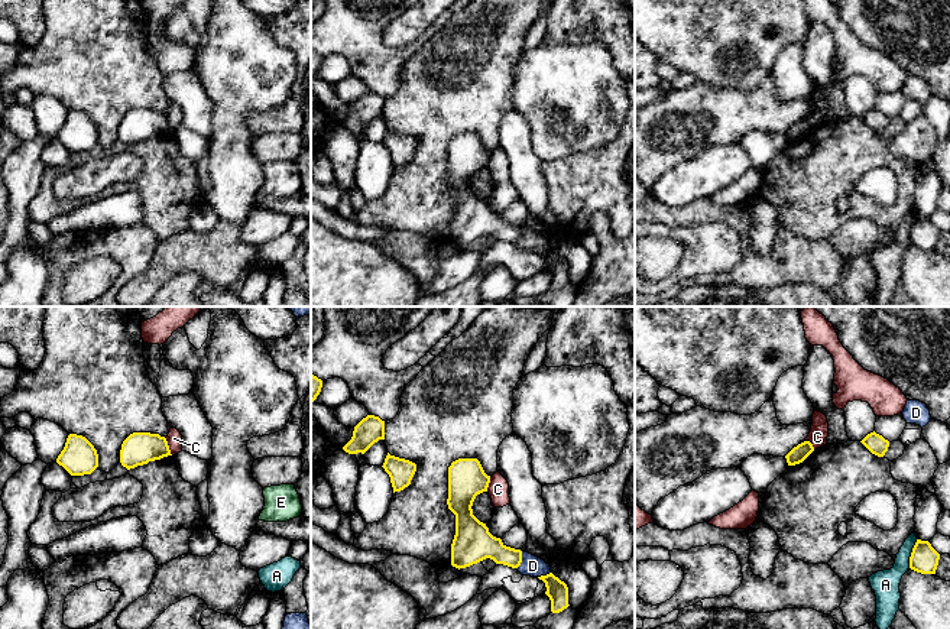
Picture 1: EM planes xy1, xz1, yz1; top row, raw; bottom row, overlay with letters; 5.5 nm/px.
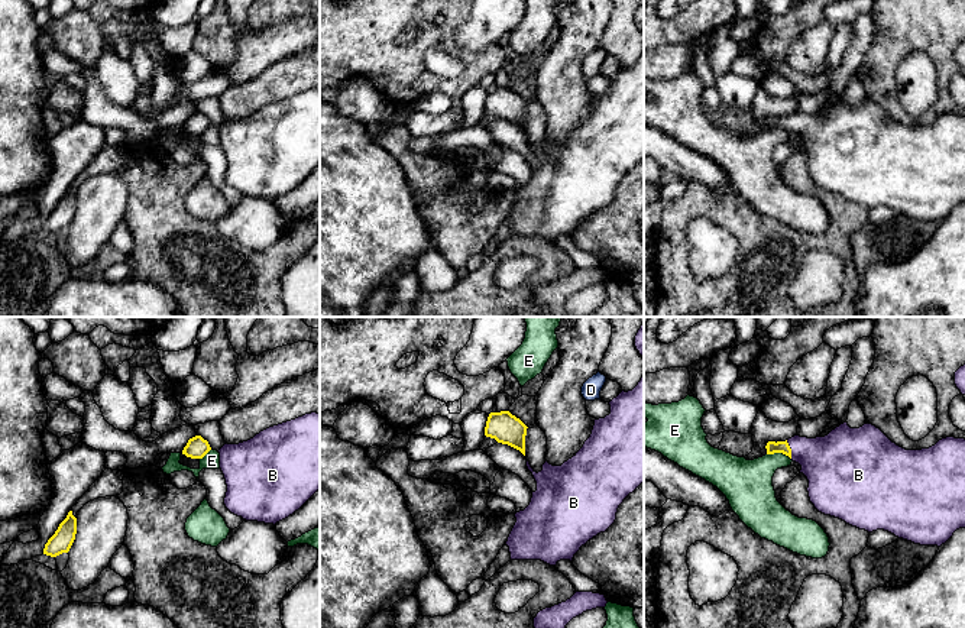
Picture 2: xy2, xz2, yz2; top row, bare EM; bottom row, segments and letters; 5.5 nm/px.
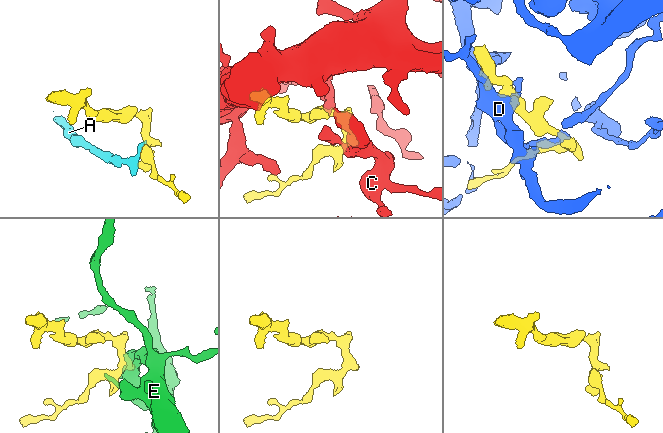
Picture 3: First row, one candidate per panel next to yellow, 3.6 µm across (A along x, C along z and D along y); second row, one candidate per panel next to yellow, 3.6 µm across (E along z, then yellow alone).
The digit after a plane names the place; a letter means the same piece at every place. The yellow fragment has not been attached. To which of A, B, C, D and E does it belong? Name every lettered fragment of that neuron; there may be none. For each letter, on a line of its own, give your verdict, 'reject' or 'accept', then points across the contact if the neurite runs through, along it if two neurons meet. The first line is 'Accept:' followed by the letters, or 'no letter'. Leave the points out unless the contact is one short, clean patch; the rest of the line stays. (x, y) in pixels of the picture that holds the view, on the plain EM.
Accept: B
A: reject; border yz1 (917, 214), (908, 243)
B: accept; way yz2 (771, 123), (790, 125), (805, 126), (832, 141)
C: reject; border xy1 (165, 114), (172, 130)
D: reject
E: reject; border yz2 (767, 129), (784, 129), (790, 135)

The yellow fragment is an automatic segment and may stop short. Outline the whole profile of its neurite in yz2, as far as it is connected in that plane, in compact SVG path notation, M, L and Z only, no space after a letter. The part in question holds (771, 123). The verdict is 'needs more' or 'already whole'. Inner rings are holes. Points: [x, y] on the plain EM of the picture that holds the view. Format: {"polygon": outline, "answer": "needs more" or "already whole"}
{"polygon": "M843 98L825 113L794 111L786 117L768 117L765 124L767 130L783 129L802 142L810 178L819 188L859 205L884 205L914 220L940 223L956 205L965 204L965 114L946 113L929 124L906 126L872 100L851 104Z", "answer": "needs more"}

